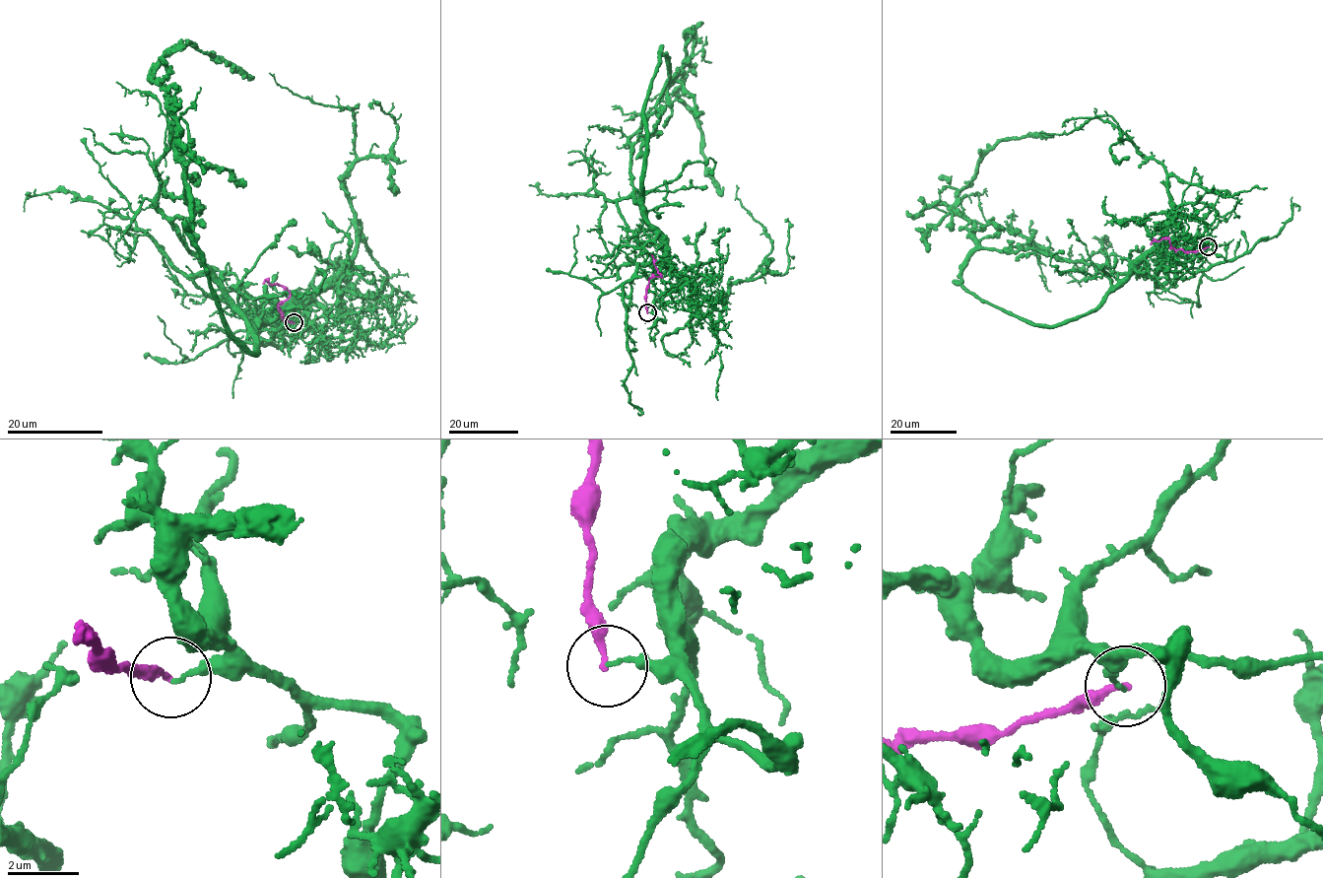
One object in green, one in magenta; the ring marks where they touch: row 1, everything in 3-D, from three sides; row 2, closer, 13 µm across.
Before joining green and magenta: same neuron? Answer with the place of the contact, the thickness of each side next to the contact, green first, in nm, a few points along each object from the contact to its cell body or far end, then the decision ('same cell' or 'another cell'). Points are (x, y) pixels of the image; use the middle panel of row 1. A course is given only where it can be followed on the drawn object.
place (647, 312); calibres 110 and 190 nm; course green (647, 312), (678, 277), (635, 200), (628, 142), (682, 69), (678, 92), (700, 132), (705, 173), (723, 186); course magenta (647, 313), (648, 280), (661, 277), (651, 255); another cell

